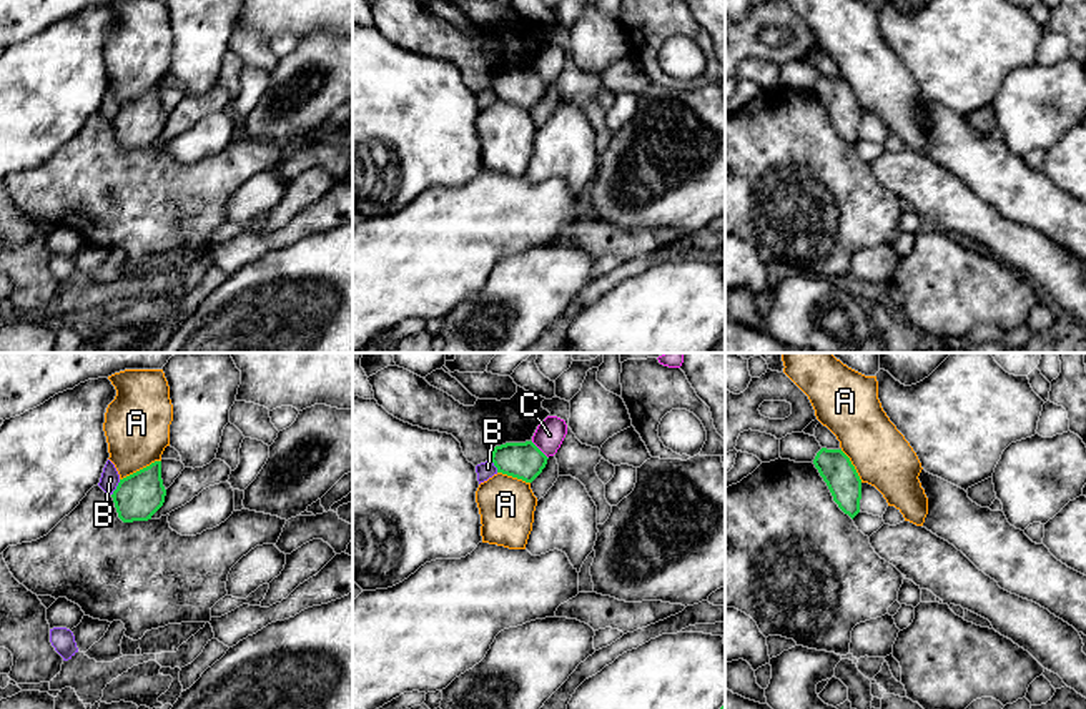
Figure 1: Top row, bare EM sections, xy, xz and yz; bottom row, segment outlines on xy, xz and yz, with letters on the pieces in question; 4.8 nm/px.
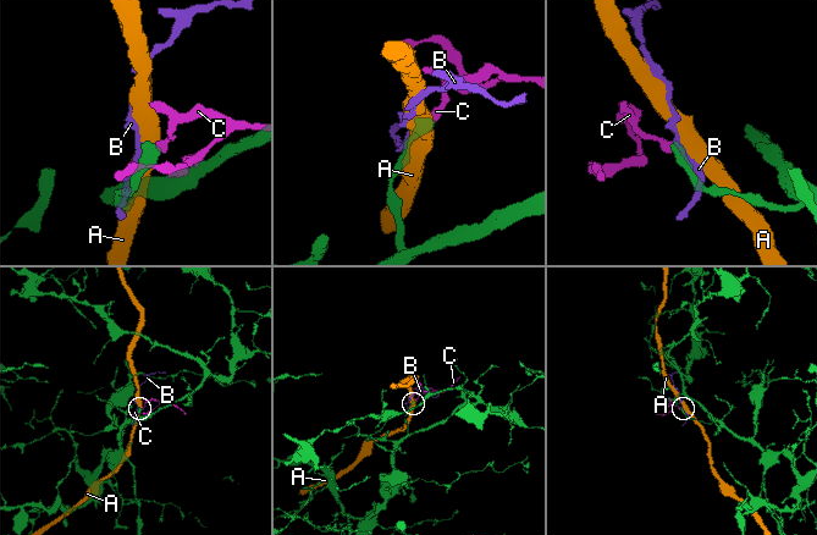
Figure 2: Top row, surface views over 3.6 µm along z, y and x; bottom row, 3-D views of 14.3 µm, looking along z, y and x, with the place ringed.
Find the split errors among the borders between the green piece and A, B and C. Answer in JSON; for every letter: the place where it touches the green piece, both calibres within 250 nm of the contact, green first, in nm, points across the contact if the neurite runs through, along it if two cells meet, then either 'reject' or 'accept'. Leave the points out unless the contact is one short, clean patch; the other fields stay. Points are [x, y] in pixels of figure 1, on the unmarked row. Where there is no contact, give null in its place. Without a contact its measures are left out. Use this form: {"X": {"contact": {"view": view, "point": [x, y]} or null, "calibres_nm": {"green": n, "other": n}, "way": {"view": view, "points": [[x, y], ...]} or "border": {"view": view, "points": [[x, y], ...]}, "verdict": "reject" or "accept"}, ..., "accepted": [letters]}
{"A": {"contact": {"view": "xy", "point": [140, 97]}, "calibres_nm": {"green": 220, "other": 320}, "verdict": "reject"}, "B": {"contact": {"view": "xy", "point": [117, 115]}, "calibres_nm": {"green": 220, "other": 90}, "verdict": "reject"}, "C": {"contact": {"view": "xz", "point": [539, 77]}, "calibres_nm": {"green": 180, "other": 140}, "border": {"view": "xz", "points": [[531, 69], [547, 85]]}, "verdict": "reject"}, "accepted": []}

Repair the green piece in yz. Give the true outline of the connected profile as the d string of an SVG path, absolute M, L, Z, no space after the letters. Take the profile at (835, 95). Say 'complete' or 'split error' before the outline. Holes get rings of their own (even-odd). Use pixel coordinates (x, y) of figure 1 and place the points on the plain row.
complete | M822 75L813 92L827 110L833 128L853 146L860 140L861 107L850 85L842 77Z

